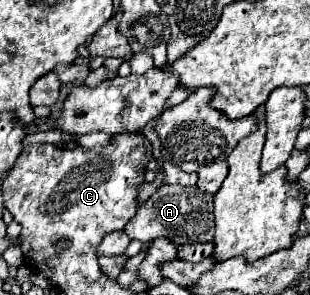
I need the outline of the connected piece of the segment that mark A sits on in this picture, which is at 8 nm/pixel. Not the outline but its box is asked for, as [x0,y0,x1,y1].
[123,185,213,243]

